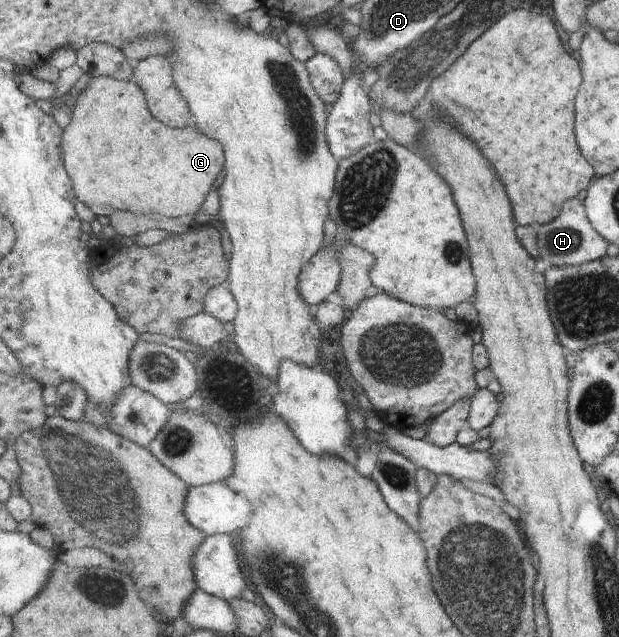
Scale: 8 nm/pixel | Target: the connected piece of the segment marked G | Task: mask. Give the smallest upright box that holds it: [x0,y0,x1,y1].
[63,76,226,219]

